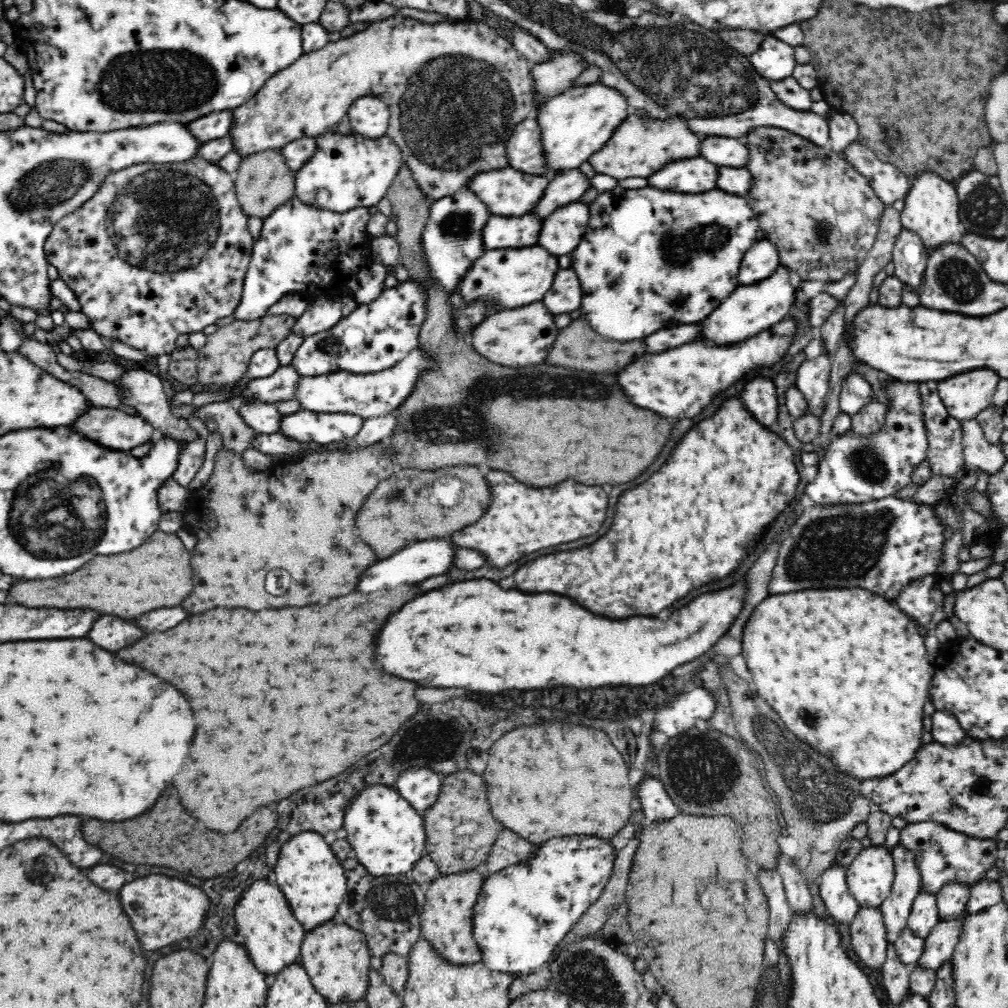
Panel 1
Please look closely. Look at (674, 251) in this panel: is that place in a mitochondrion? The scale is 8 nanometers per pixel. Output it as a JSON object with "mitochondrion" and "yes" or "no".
{"mitochondrion":"yes"}

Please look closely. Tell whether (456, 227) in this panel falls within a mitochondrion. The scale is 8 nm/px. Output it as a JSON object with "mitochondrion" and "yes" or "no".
{"mitochondrion":"yes"}

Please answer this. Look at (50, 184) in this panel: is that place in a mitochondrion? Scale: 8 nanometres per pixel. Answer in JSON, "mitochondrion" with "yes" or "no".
{"mitochondrion":"yes"}

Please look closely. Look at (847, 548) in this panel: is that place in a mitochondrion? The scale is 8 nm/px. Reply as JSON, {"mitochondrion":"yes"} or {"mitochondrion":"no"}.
{"mitochondrion":"yes"}

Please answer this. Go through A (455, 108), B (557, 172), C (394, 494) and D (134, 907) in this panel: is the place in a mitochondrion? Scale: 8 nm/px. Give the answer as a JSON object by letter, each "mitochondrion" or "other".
{"A":"mitochondrion","B":"other","C":"mitochondrion","D":"other"}

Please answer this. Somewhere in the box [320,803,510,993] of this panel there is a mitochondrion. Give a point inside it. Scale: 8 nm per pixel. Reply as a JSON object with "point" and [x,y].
{"point":[399,903]}

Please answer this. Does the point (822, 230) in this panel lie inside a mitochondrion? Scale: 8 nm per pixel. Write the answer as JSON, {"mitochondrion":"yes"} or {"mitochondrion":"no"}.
{"mitochondrion":"yes"}

